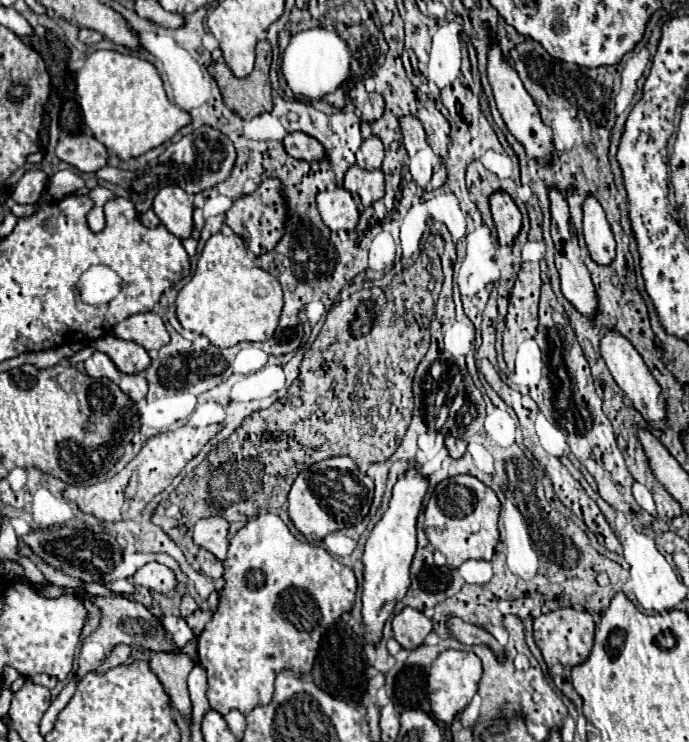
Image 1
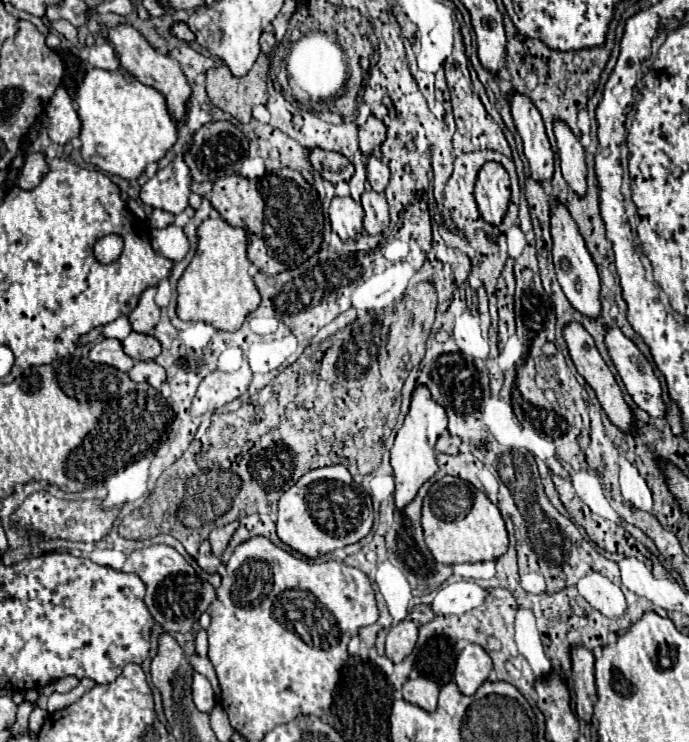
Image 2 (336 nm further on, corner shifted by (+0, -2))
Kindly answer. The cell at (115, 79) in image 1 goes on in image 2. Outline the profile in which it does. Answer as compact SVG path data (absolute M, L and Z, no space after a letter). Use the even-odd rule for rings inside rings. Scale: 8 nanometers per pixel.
M100 68L89 70L78 88L76 104L78 104L78 116L82 120L82 132L80 132L82 158L98 166L100 170L116 174L120 178L126 180L138 178L150 162L158 162L160 158L164 158L166 152L178 140L178 124L170 116L164 96L158 90L138 82L136 78L122 74L120 70L100 70Z

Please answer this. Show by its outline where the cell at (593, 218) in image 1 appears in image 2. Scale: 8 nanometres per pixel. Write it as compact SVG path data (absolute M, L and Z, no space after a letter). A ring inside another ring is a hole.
M554 122L554 136L558 142L560 154L560 168L562 176L572 192L580 198L586 196L586 162L584 162L584 148L580 140L570 132L564 122Z

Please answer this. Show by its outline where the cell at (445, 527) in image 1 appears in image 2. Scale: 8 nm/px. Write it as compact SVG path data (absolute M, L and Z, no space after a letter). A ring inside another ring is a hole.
M444 476L430 486L422 506L422 528L428 550L442 564L496 560L508 550L508 532L500 510L484 492L454 476Z

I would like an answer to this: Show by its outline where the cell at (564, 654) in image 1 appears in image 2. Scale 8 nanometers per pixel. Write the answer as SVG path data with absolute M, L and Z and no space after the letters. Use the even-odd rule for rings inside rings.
M574 646L570 652L572 658L572 682L574 682L574 702L578 718L590 722L596 688L594 688L594 656L586 646Z

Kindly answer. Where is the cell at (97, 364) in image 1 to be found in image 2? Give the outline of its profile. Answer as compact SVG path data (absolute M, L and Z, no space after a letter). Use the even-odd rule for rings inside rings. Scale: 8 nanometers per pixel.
M100 340L90 348L90 360L98 362L98 364L108 364L120 372L130 372L130 368L134 366L134 360L130 356L124 354L122 346L118 340Z

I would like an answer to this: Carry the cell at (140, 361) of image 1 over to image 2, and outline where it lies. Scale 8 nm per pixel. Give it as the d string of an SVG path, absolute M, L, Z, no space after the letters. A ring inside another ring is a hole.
M130 332L130 336L122 342L124 352L140 362L148 362L160 356L160 342L150 334L138 334Z

